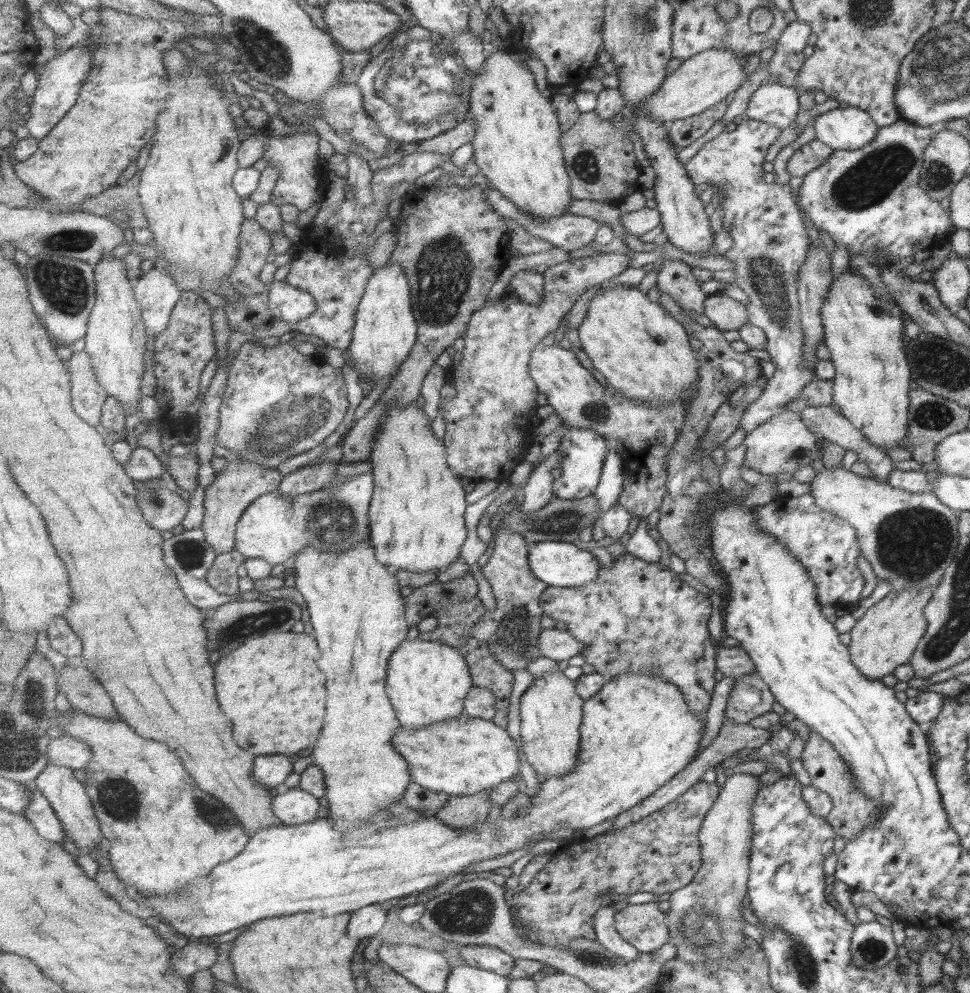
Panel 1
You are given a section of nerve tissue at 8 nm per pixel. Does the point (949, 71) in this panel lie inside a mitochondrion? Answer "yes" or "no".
yes

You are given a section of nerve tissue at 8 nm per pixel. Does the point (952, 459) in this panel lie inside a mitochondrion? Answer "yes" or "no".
no

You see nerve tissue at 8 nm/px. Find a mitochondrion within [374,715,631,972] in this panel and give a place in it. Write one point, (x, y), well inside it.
(470, 913)

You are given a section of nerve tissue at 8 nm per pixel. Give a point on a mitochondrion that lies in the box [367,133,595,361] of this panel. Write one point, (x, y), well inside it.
(443, 271)

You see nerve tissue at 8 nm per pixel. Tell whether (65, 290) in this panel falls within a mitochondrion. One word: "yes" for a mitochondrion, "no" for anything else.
yes

